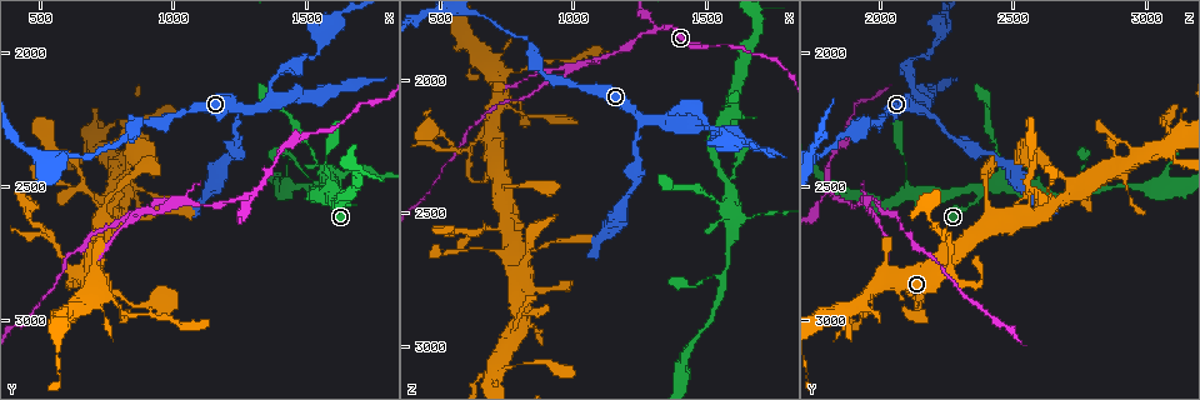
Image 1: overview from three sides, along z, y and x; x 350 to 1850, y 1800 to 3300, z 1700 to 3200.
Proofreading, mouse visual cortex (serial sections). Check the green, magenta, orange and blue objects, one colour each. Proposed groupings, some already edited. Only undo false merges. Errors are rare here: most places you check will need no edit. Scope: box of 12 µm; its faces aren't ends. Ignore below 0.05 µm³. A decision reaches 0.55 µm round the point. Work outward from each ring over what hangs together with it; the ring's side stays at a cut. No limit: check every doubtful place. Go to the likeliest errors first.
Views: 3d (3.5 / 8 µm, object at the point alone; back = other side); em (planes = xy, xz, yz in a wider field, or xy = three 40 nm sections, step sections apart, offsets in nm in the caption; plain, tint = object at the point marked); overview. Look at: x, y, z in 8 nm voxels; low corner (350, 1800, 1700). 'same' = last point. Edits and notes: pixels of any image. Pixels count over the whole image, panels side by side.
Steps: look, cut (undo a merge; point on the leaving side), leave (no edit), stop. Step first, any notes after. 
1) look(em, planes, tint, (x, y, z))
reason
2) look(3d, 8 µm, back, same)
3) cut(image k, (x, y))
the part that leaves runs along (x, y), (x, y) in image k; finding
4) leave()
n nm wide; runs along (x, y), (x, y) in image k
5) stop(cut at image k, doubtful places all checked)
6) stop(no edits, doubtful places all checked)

look(em, xy, step 1, tint, (800, 2950, 1960))

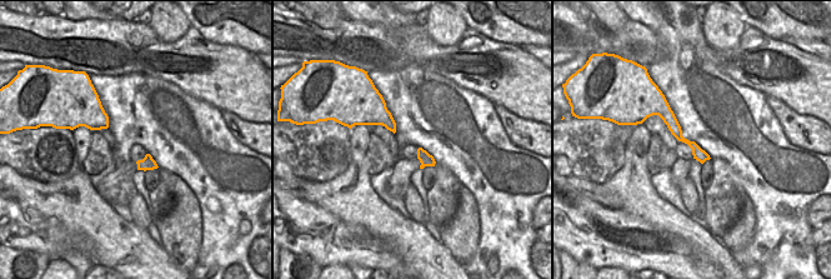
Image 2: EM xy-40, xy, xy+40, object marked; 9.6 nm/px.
look(3d, 3.5 µm, same)

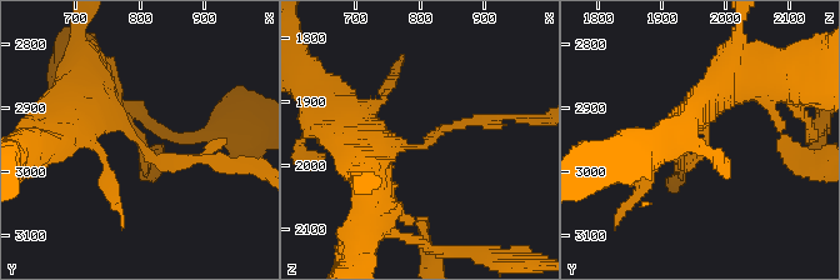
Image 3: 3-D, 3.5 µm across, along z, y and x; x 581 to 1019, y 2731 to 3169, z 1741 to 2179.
leave()
runs along (88, 81), (160, 161), (210, 158) in image 3; continuous, no second cell

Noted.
look(3d, 3.5 µm, (1310, 2530, 1810))
a fork

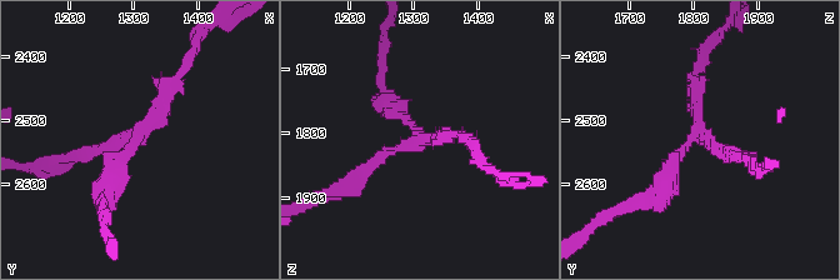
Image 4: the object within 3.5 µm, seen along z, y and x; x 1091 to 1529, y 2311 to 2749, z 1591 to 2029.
look(em, xy, step 1, tint, (1310, 2525, 1810))
3 arms; arms of 150, 150, 300 nm; need the tissue

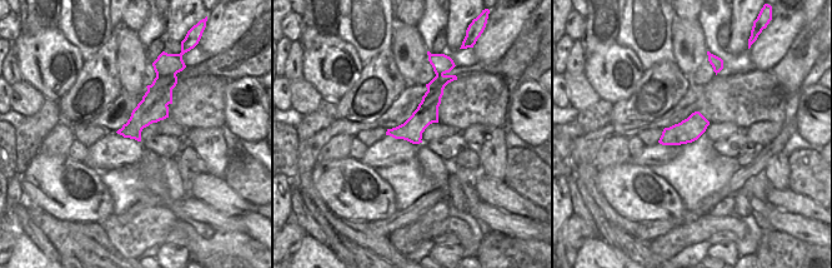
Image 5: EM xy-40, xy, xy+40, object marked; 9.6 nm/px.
look(em, xy, step 3, tint, same)

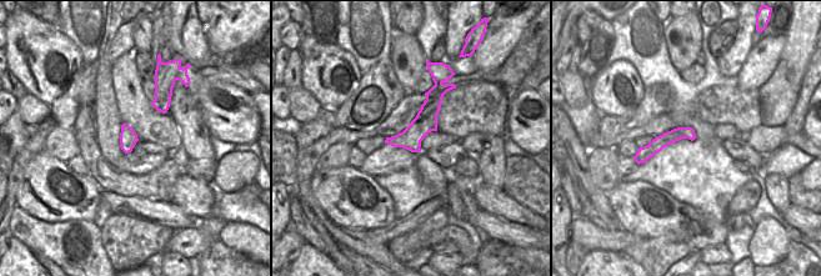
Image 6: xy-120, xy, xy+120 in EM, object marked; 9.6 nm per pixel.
leave()
220 nm wide; runs along (184, 66), (138, 135), (69, 158) in image 4; all the same cell

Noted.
look(3d, 3.5 µm, (1000, 2550, 1970))
arms run side by side

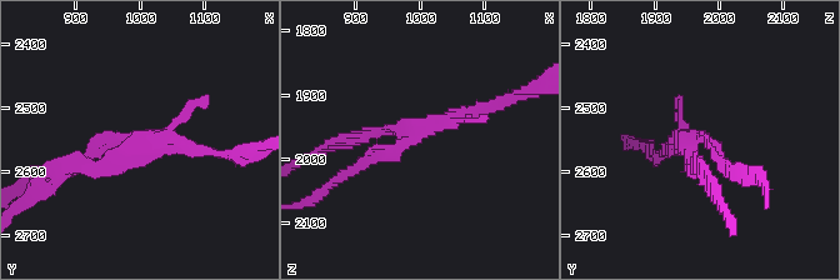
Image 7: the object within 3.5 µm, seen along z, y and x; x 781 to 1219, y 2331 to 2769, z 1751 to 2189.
look(em, planes, tint, (1000, 2550, 1955))
shape alone is not enough

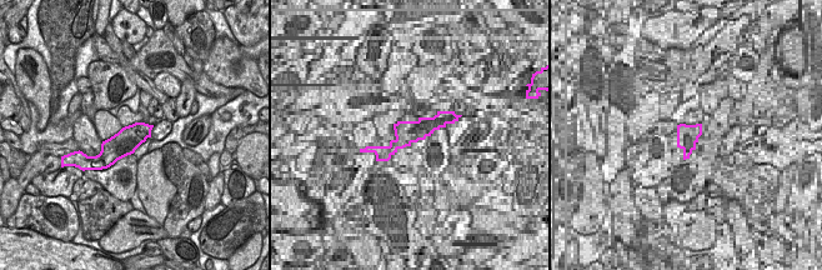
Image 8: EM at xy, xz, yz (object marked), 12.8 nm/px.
look(em, xy, step 3, tint, same)

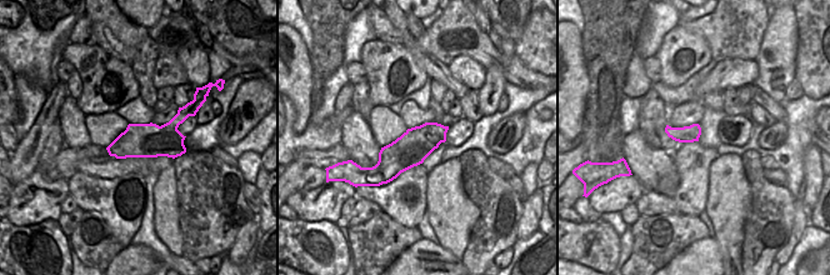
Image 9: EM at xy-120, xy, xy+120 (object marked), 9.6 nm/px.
leave()
runs along (496, 103), (435, 121), (355, 166) in image 7; continuous, no second cell

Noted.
look(3d, 3.5 µm, (610, 2820, 2250))
narrows sharply

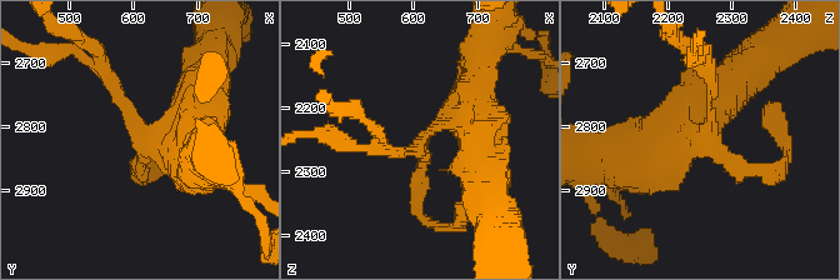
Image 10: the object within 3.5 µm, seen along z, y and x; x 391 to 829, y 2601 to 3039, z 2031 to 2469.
look(em, xy, step 3, tint, (610, 2825, 2255))
need the tissue

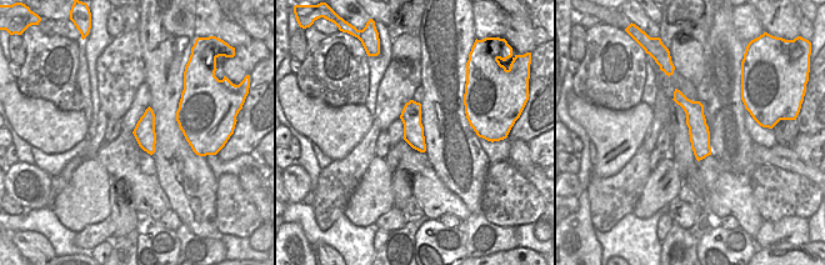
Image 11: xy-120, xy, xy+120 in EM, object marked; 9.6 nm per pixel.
look(em, xy, step 2, tint, same)

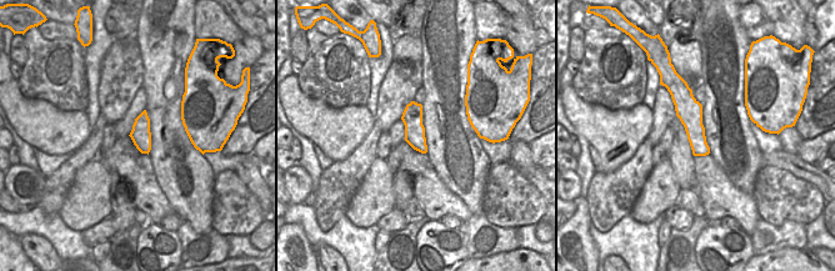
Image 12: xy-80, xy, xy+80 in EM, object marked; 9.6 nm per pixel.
leave()
3 arms; arms of 150, 200, 600 nm; runs along (681, 84), (681, 96), (703, 152) in image 12; one cell here

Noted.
look(3d, 3.5 µm, (670, 2510, 2560))
calibre changes

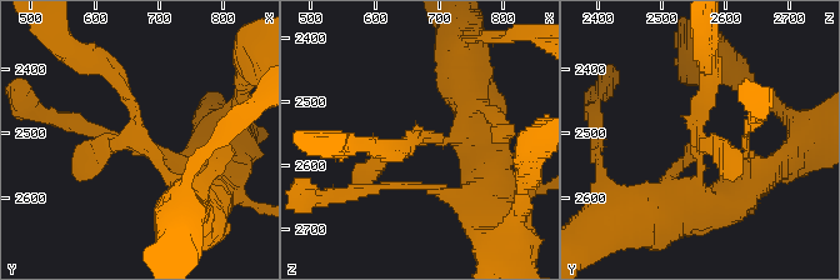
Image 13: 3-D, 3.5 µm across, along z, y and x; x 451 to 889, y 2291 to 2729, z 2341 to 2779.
look(em, xy, step 1, tint, (670, 2510, 2555))

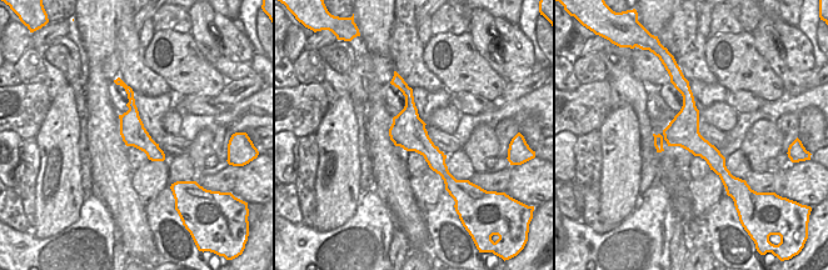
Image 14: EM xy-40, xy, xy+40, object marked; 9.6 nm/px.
leave()
runs along (402, 84), (409, 131), (447, 179) in image 14; all the same cell

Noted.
look(3d, 3.5 µm, (1580, 2530, 2380))
sudden change in width

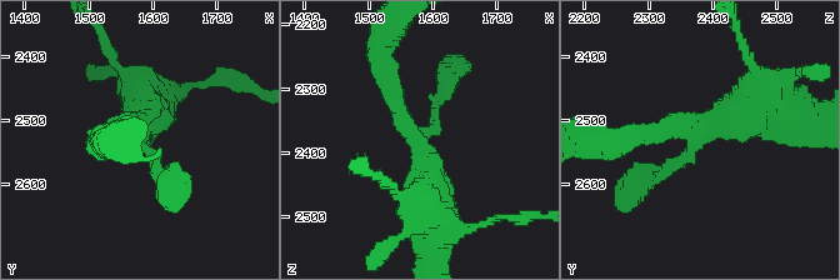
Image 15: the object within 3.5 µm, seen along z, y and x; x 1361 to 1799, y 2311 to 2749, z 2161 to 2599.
look(em, xy, step 1, plain, (1575, 2530, 2370))
3 arms; arms of 150, 250, 500 nm

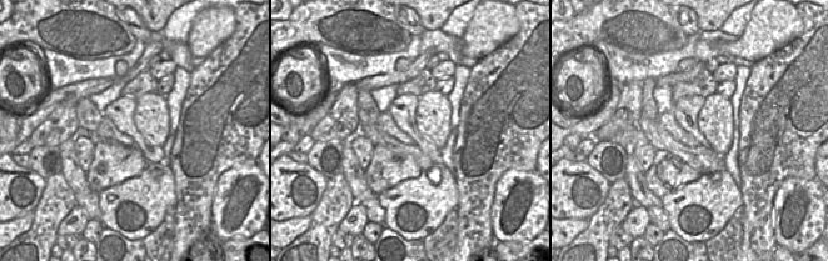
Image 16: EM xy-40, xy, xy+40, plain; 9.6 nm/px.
look(em, xy, step 1, tint, same)

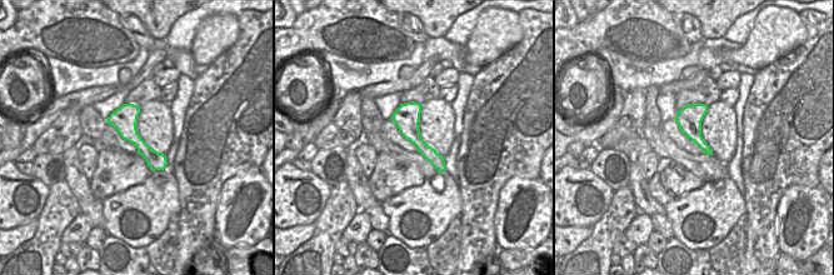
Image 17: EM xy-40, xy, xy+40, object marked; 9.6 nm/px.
leave()
260 nm wide; runs along (403, 106), (414, 138), (442, 168) in image 17; all the same cell

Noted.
stop(no edits, doubtful places all checked)

